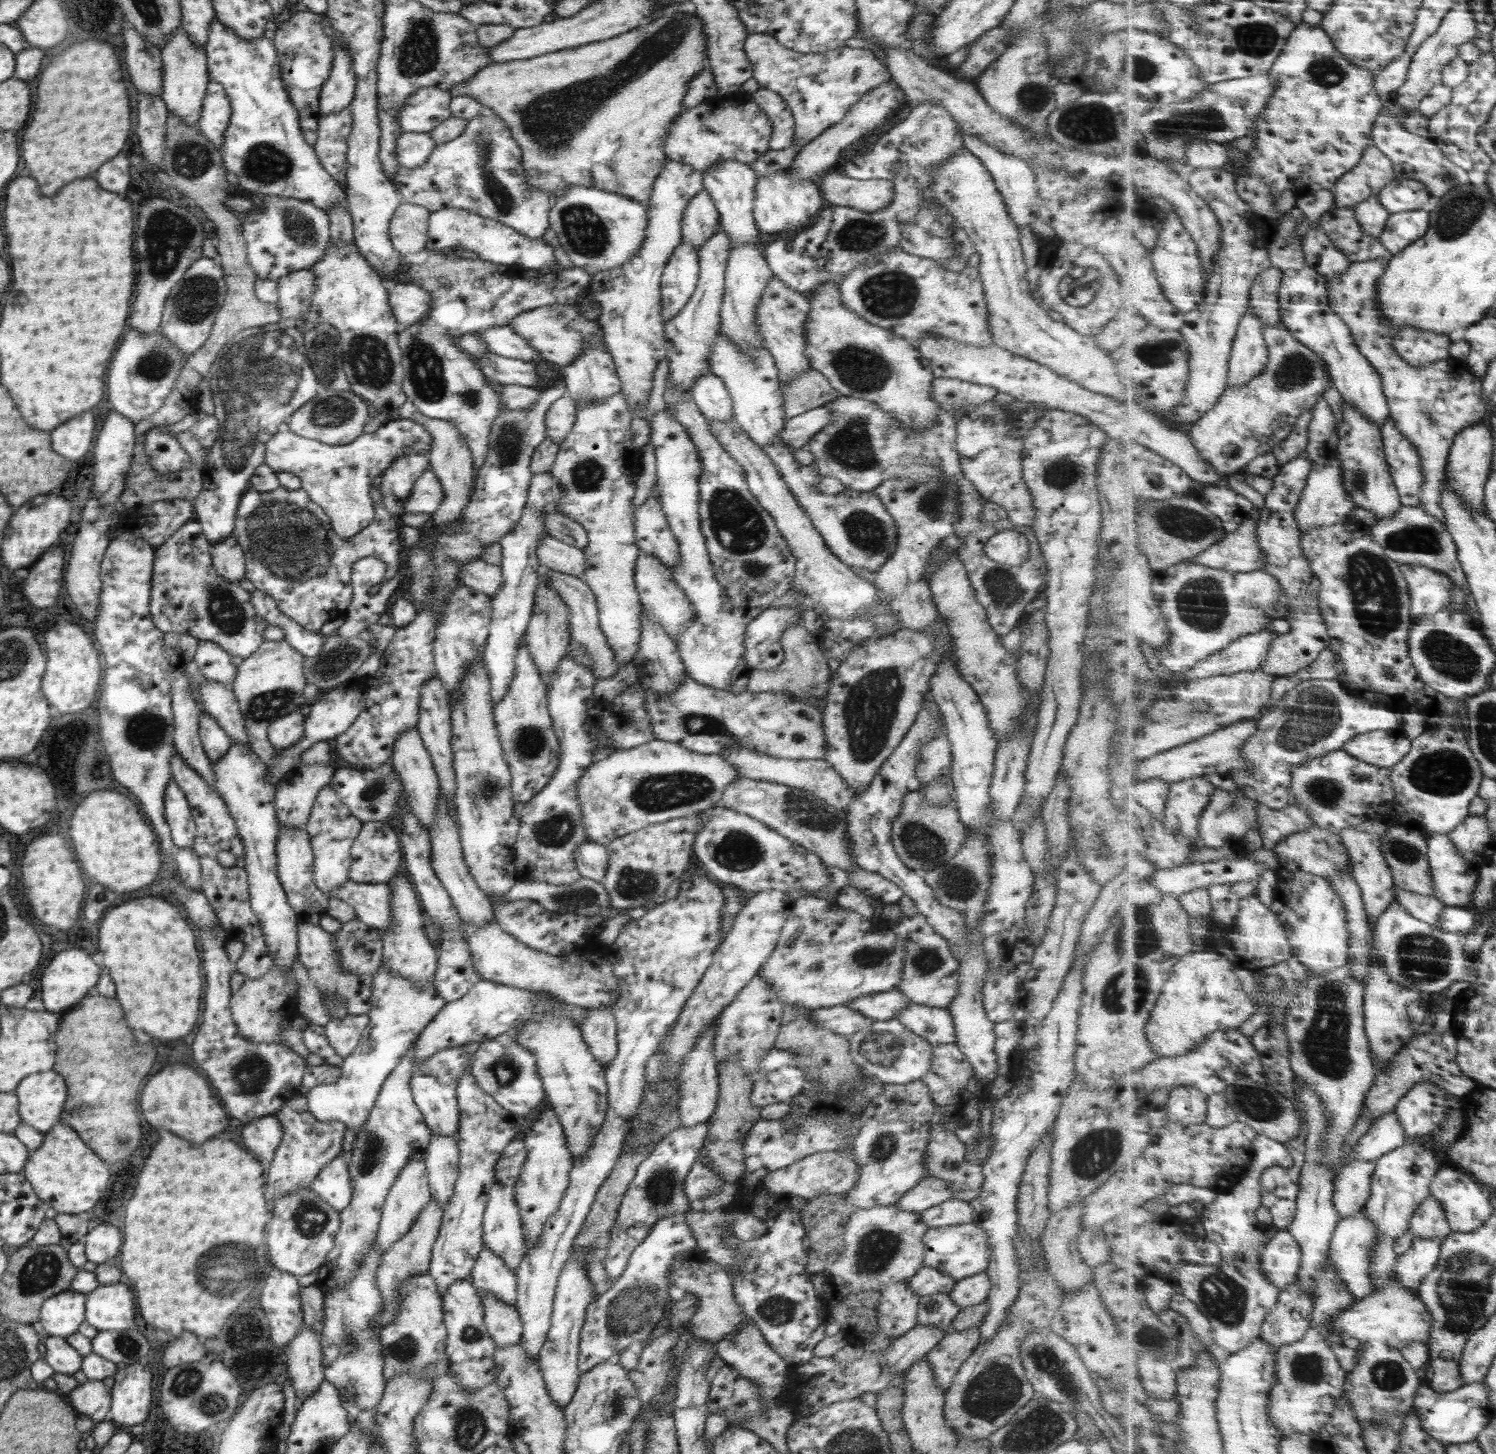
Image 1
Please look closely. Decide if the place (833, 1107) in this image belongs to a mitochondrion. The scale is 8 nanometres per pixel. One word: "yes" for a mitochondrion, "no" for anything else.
no

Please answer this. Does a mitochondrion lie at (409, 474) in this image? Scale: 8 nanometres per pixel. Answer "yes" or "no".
no

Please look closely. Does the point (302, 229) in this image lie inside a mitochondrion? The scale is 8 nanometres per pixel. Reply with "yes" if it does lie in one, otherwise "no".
yes

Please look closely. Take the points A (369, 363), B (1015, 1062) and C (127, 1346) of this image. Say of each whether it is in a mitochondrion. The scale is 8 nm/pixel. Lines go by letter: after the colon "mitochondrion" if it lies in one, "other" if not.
A: mitochondrion
B: other
C: mitochondrion

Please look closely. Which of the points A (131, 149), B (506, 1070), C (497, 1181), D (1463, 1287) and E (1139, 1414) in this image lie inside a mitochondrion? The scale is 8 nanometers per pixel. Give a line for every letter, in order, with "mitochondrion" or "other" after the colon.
A: other
B: mitochondrion
C: other
D: mitochondrion
E: other

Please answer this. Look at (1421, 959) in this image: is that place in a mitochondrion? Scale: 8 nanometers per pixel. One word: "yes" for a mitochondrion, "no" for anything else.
yes

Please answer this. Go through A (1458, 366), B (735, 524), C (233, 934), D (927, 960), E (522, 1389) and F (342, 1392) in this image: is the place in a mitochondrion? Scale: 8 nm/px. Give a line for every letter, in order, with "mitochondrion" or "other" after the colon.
A: other
B: mitochondrion
C: other
D: mitochondrion
E: other
F: other

